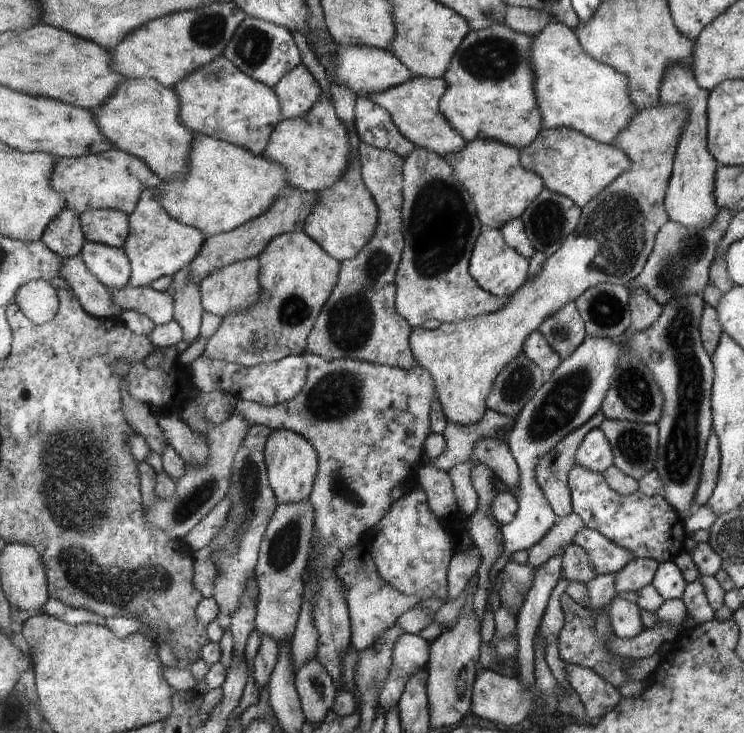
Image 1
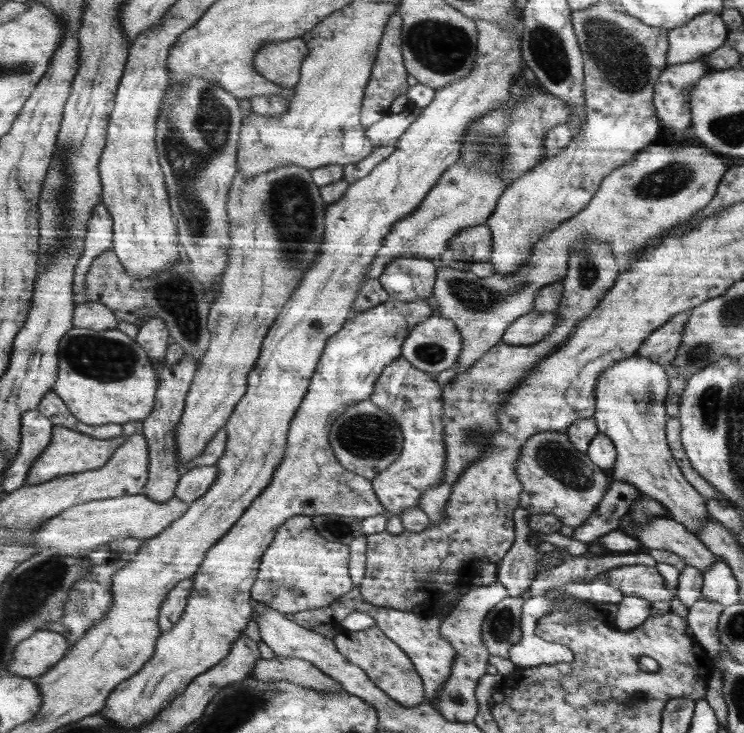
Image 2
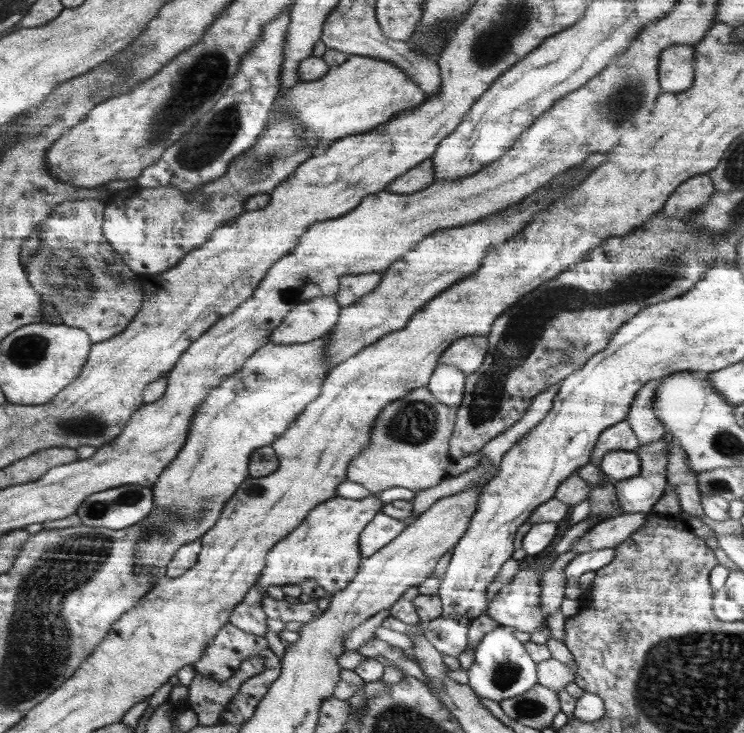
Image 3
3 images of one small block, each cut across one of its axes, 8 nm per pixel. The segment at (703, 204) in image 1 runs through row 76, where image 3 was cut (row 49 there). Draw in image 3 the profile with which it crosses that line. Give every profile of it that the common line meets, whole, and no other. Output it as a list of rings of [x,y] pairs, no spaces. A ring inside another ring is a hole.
[[[670,46],[661,54],[660,58],[661,91],[680,93],[690,89],[696,79],[694,46]]]

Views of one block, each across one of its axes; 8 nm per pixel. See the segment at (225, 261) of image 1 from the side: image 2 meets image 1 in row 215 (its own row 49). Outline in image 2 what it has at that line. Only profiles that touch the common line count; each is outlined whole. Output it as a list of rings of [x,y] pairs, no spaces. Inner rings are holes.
[[[300,37],[290,41],[266,44],[256,55],[256,70],[258,75],[264,76],[269,82],[276,83],[282,90],[292,90],[301,79],[301,67],[307,57],[309,57],[308,44]]]

